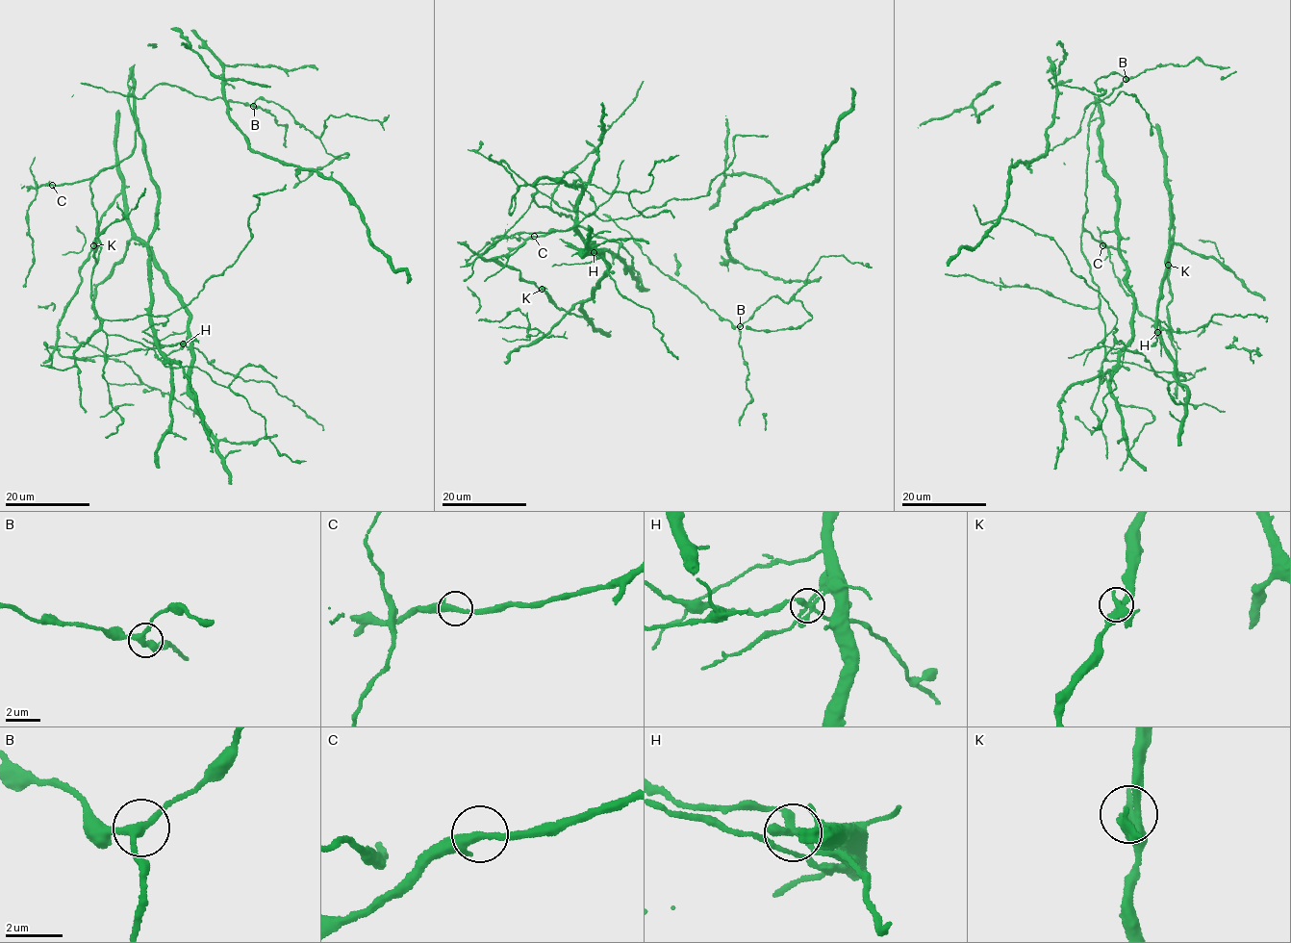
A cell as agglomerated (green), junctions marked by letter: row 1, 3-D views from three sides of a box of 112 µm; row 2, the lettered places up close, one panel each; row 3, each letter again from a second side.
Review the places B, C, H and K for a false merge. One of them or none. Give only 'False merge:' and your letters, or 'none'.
False merge: H

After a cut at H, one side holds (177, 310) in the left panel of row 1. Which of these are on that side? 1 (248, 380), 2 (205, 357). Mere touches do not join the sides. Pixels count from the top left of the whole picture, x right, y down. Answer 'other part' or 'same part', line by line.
1: other part
2: other part

